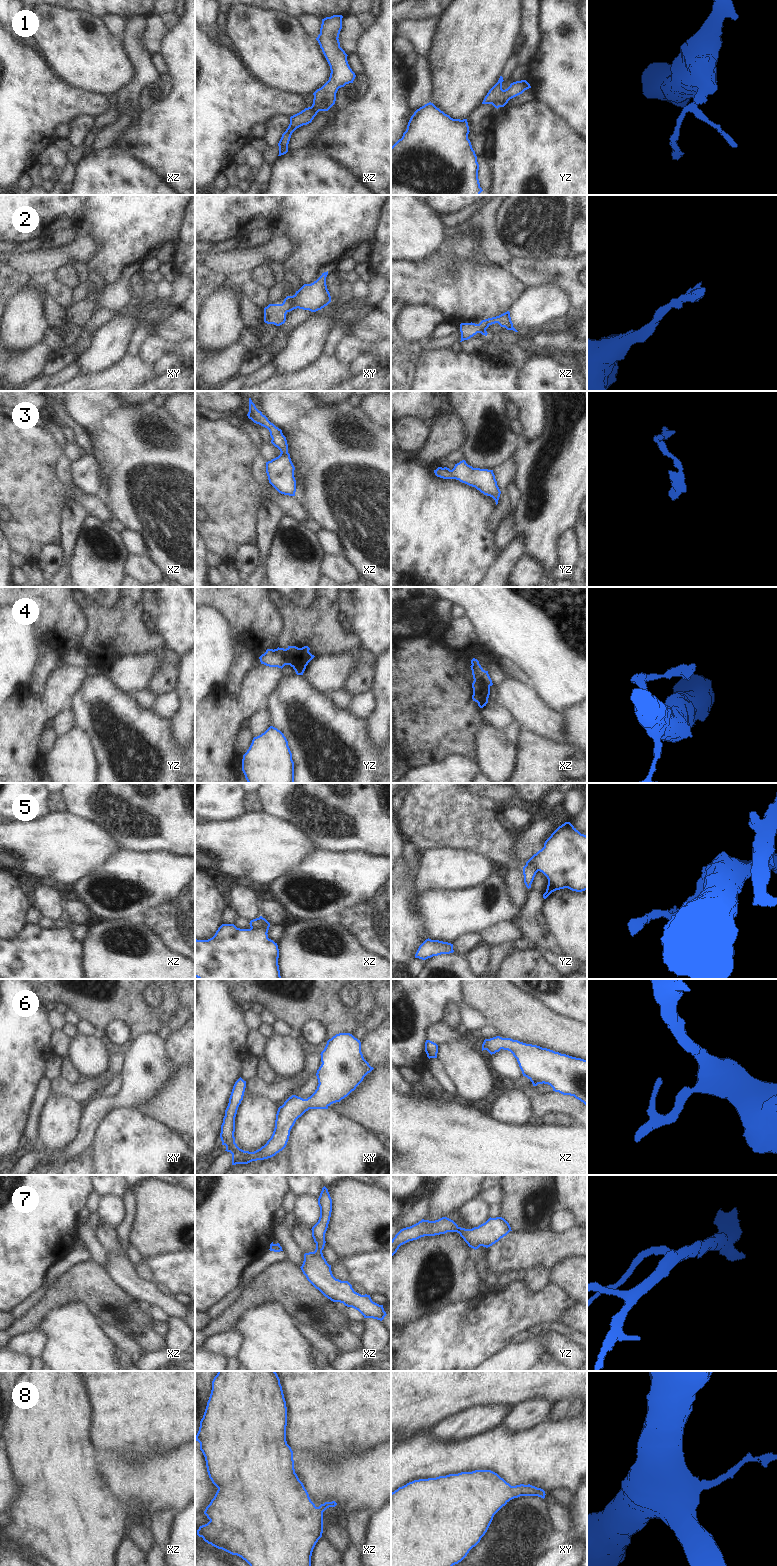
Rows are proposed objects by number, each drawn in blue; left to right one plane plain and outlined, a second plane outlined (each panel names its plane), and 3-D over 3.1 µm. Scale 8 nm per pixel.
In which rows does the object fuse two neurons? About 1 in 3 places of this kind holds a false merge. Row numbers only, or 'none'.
4, 5

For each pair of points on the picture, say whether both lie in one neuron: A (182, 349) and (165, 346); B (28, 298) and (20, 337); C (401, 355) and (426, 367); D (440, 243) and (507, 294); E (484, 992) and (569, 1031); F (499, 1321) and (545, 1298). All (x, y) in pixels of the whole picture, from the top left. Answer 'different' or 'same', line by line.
A: same
B: same
C: different
D: different
E: same
F: same

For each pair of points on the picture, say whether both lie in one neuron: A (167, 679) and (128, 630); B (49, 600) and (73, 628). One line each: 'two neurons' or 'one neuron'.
A: one neuron
B: one neuron

